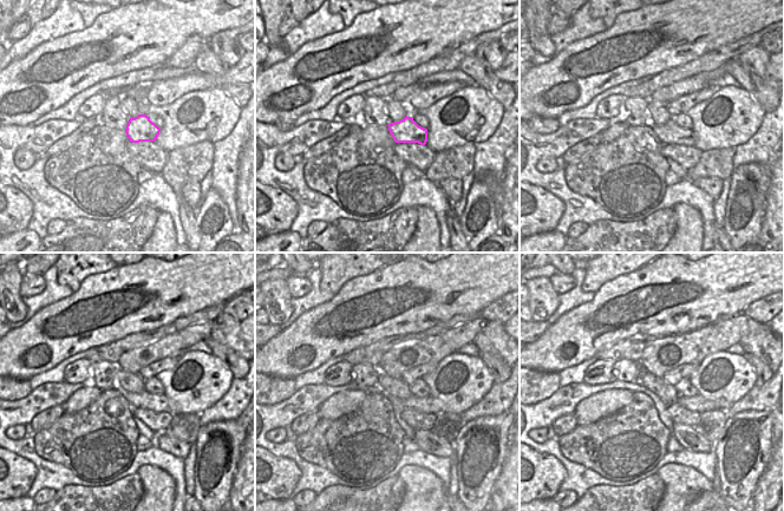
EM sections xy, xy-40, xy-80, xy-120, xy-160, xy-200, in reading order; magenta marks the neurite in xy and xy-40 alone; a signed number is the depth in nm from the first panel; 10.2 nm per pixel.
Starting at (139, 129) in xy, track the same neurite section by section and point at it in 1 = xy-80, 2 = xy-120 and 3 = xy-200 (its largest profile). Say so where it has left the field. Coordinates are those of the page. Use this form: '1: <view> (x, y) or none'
1: xy-80 (671, 133)
2: xy-120 (143, 400)
3: xy-200 (698, 404)

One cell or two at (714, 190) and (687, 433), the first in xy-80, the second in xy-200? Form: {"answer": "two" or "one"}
{"answer": "one"}

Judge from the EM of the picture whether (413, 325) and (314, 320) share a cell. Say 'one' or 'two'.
one

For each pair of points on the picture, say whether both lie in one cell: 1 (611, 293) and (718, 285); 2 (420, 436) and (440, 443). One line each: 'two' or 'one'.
1: one
2: one

